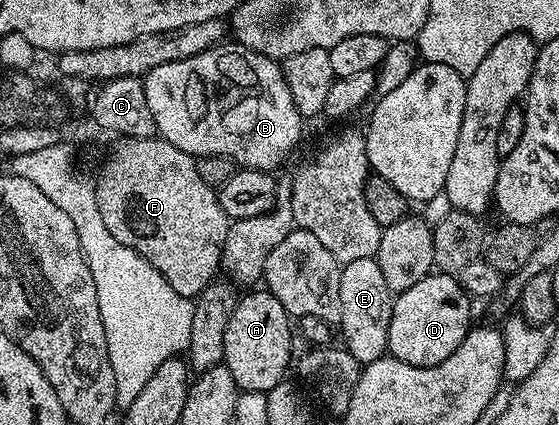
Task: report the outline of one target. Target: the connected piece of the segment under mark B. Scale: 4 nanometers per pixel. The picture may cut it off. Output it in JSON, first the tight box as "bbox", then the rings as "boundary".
{"bbox":[142,44,303,171],"boundary":[[[215,44],[209,50],[200,52],[188,60],[176,60],[172,64],[160,64],[160,68],[152,68],[152,72],[146,74],[142,87],[144,88],[144,96],[148,96],[148,109],[152,111],[152,120],[156,120],[156,128],[161,137],[168,139],[172,144],[176,144],[176,148],[194,155],[195,159],[204,156],[228,156],[232,161],[237,162],[239,167],[247,170],[277,171],[277,166],[293,152],[294,145],[302,138],[303,116],[296,108],[296,104],[292,104],[292,94],[288,92],[288,86],[282,75],[282,67],[275,59],[257,54],[237,44],[226,45]]]}

